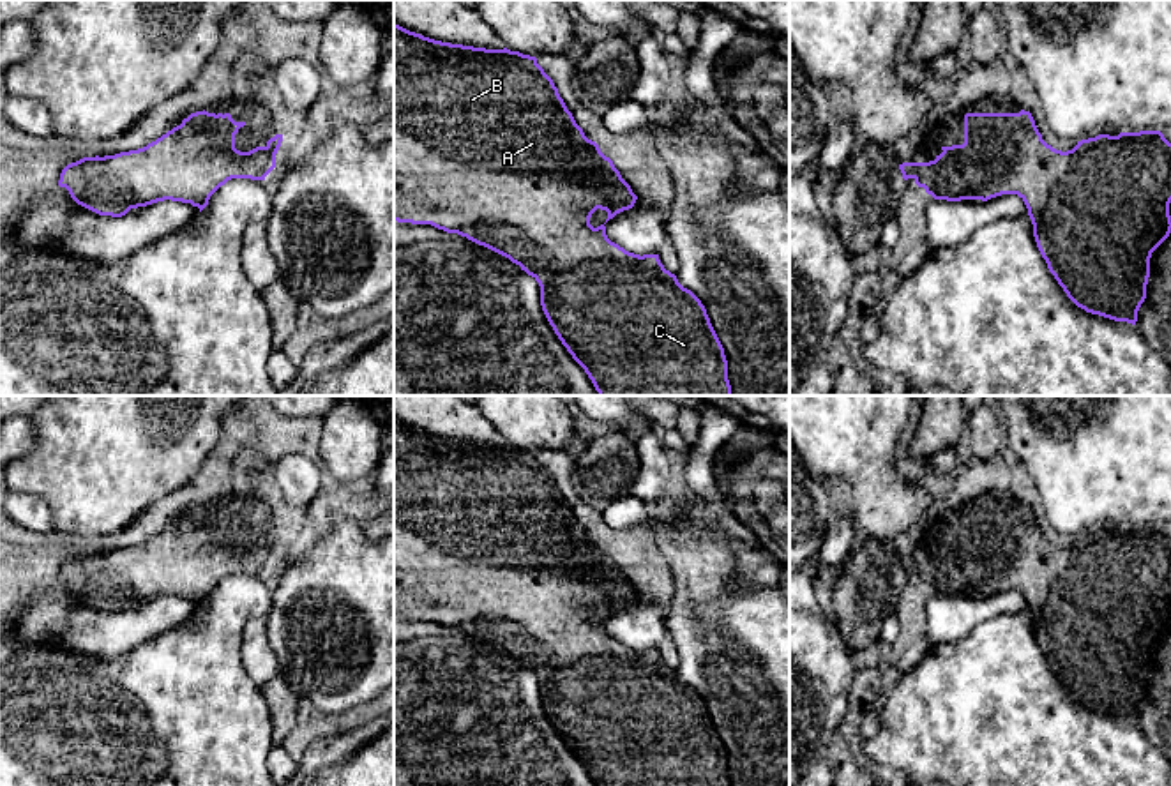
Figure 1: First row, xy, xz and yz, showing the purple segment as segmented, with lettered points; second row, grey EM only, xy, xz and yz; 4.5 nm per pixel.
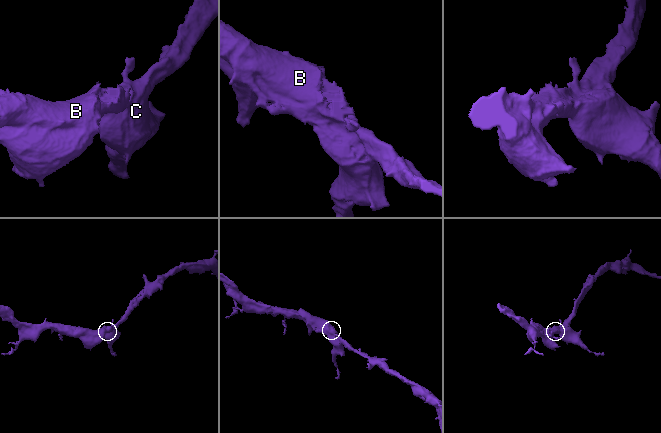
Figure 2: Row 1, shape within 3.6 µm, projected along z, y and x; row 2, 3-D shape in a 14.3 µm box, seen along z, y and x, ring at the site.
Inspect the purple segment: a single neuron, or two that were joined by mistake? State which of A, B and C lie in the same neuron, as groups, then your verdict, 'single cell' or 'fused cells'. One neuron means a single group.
groups A B C; single cell

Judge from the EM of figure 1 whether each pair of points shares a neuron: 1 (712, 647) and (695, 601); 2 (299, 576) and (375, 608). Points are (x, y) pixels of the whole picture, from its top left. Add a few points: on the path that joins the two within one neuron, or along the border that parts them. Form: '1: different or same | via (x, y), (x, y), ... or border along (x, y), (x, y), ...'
1: same | via (712, 636), (712, 626), (703, 612)
2: same | via (318, 583), (327, 583), (355, 601)

